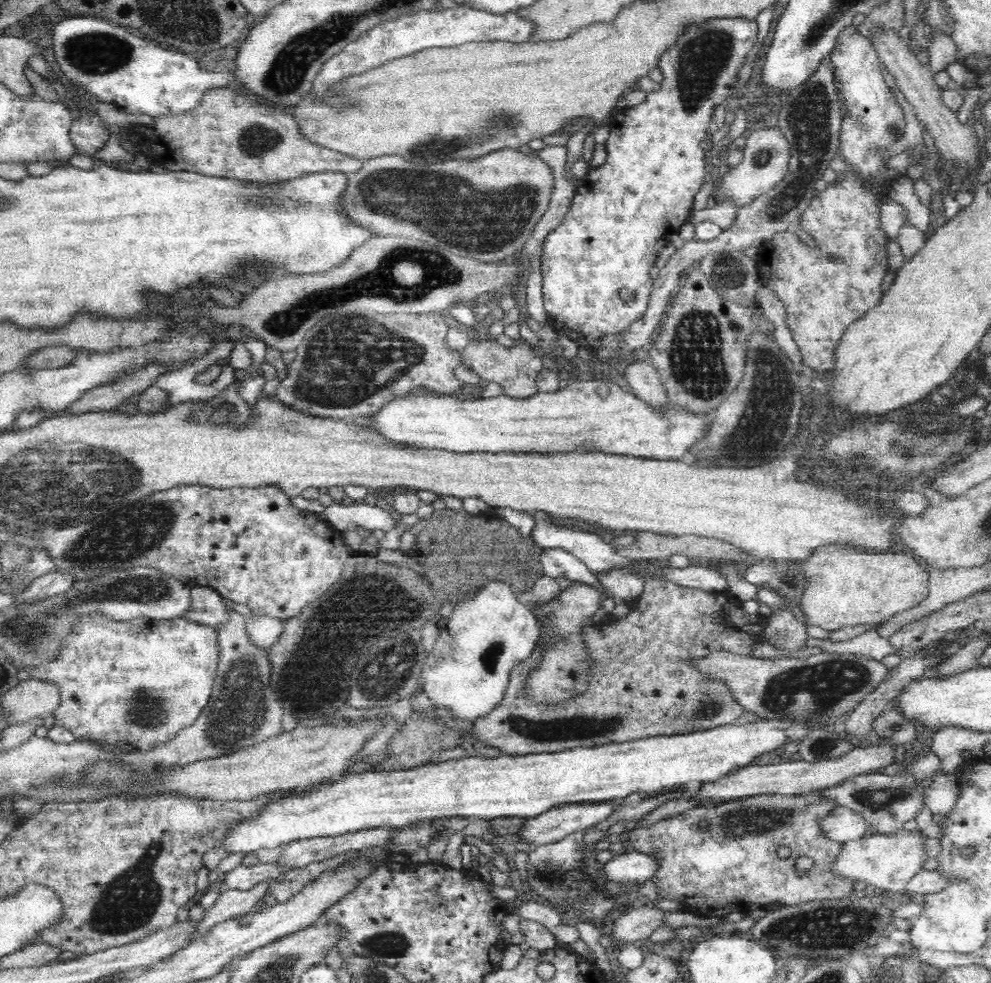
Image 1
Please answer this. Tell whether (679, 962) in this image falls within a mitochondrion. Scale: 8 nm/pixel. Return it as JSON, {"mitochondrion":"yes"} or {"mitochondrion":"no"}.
{"mitochondrion":"no"}

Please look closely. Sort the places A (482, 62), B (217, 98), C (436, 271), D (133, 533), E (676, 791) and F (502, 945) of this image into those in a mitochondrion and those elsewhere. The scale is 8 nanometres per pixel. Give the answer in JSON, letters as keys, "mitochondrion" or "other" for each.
{"A":"other","B":"other","C":"mitochondrion","D":"mitochondrion","E":"other","F":"other"}

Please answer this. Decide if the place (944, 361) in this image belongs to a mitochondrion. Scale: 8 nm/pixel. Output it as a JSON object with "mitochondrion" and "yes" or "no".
{"mitochondrion":"no"}

